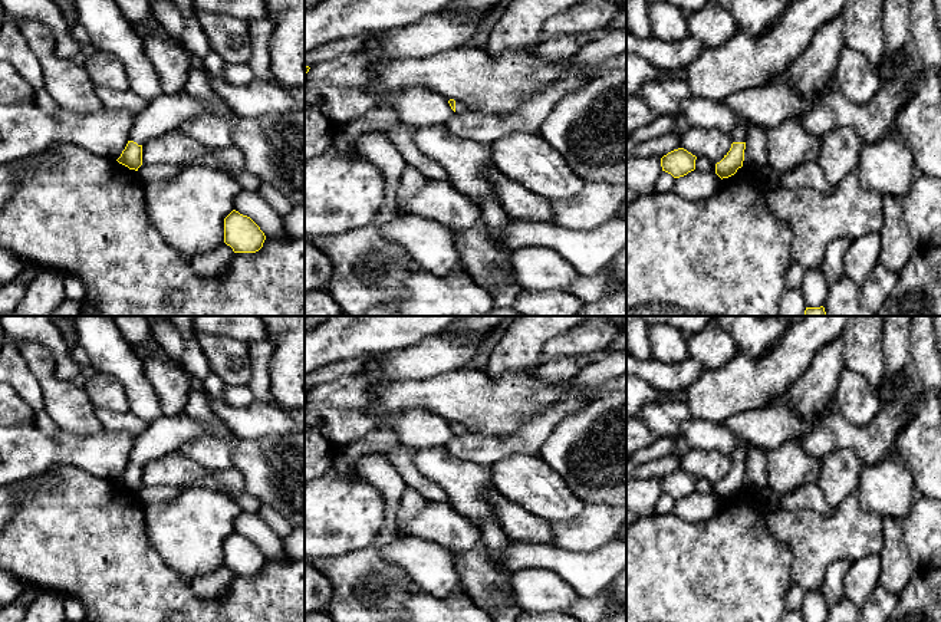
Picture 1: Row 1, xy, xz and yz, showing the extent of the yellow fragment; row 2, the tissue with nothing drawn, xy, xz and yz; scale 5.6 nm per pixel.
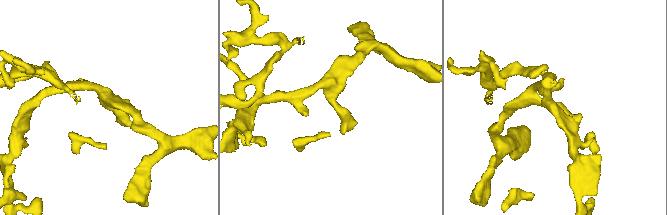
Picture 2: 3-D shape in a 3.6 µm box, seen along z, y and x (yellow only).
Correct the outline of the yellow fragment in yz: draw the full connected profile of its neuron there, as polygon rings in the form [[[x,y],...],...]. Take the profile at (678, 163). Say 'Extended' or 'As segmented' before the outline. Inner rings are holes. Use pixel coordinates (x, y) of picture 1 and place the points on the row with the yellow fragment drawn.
As segmented. [[[678,148],[661,158],[661,167],[674,178],[680,178],[695,170],[695,159],[697,157],[687,149]]]

